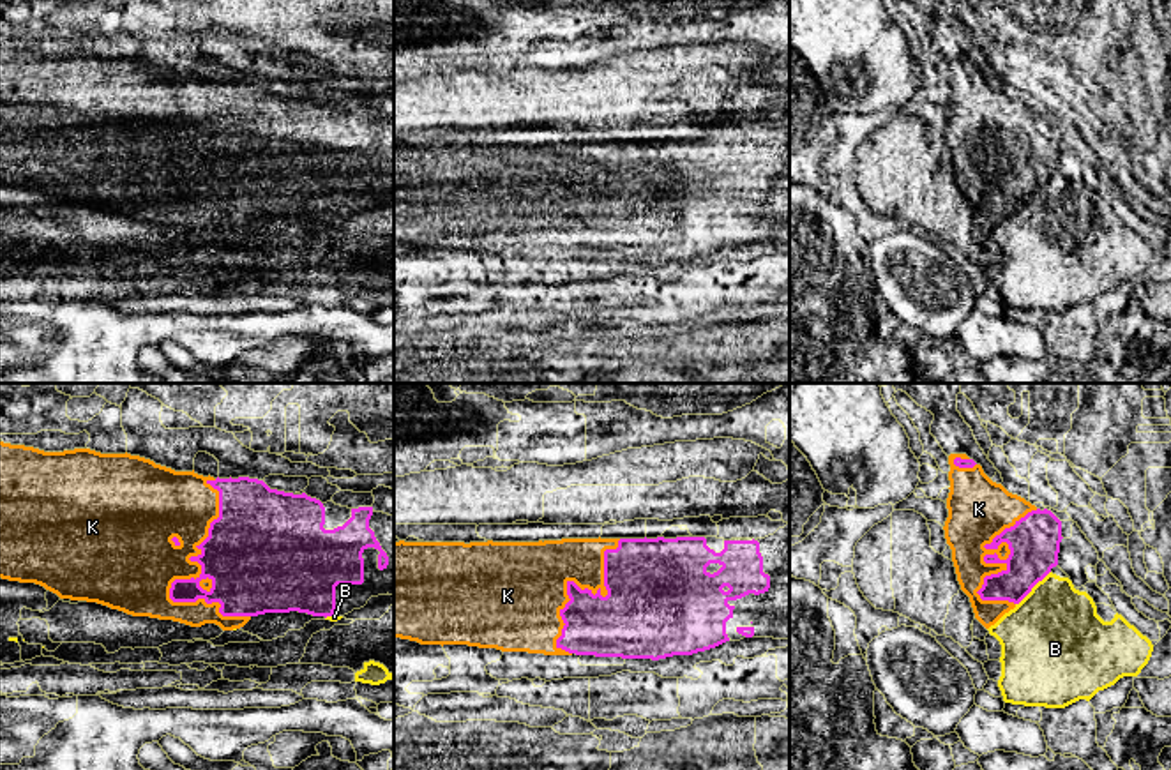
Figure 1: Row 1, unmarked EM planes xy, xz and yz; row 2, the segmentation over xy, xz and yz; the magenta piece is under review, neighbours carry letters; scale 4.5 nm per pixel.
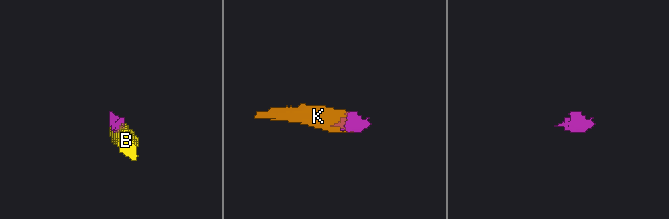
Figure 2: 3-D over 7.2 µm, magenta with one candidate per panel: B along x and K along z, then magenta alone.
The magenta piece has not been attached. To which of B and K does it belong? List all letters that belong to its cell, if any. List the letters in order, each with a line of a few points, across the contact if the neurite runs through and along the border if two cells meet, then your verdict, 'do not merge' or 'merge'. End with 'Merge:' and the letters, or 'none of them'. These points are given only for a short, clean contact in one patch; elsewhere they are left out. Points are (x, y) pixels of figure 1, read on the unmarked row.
B: do not merge
K: merge
Merge: K

